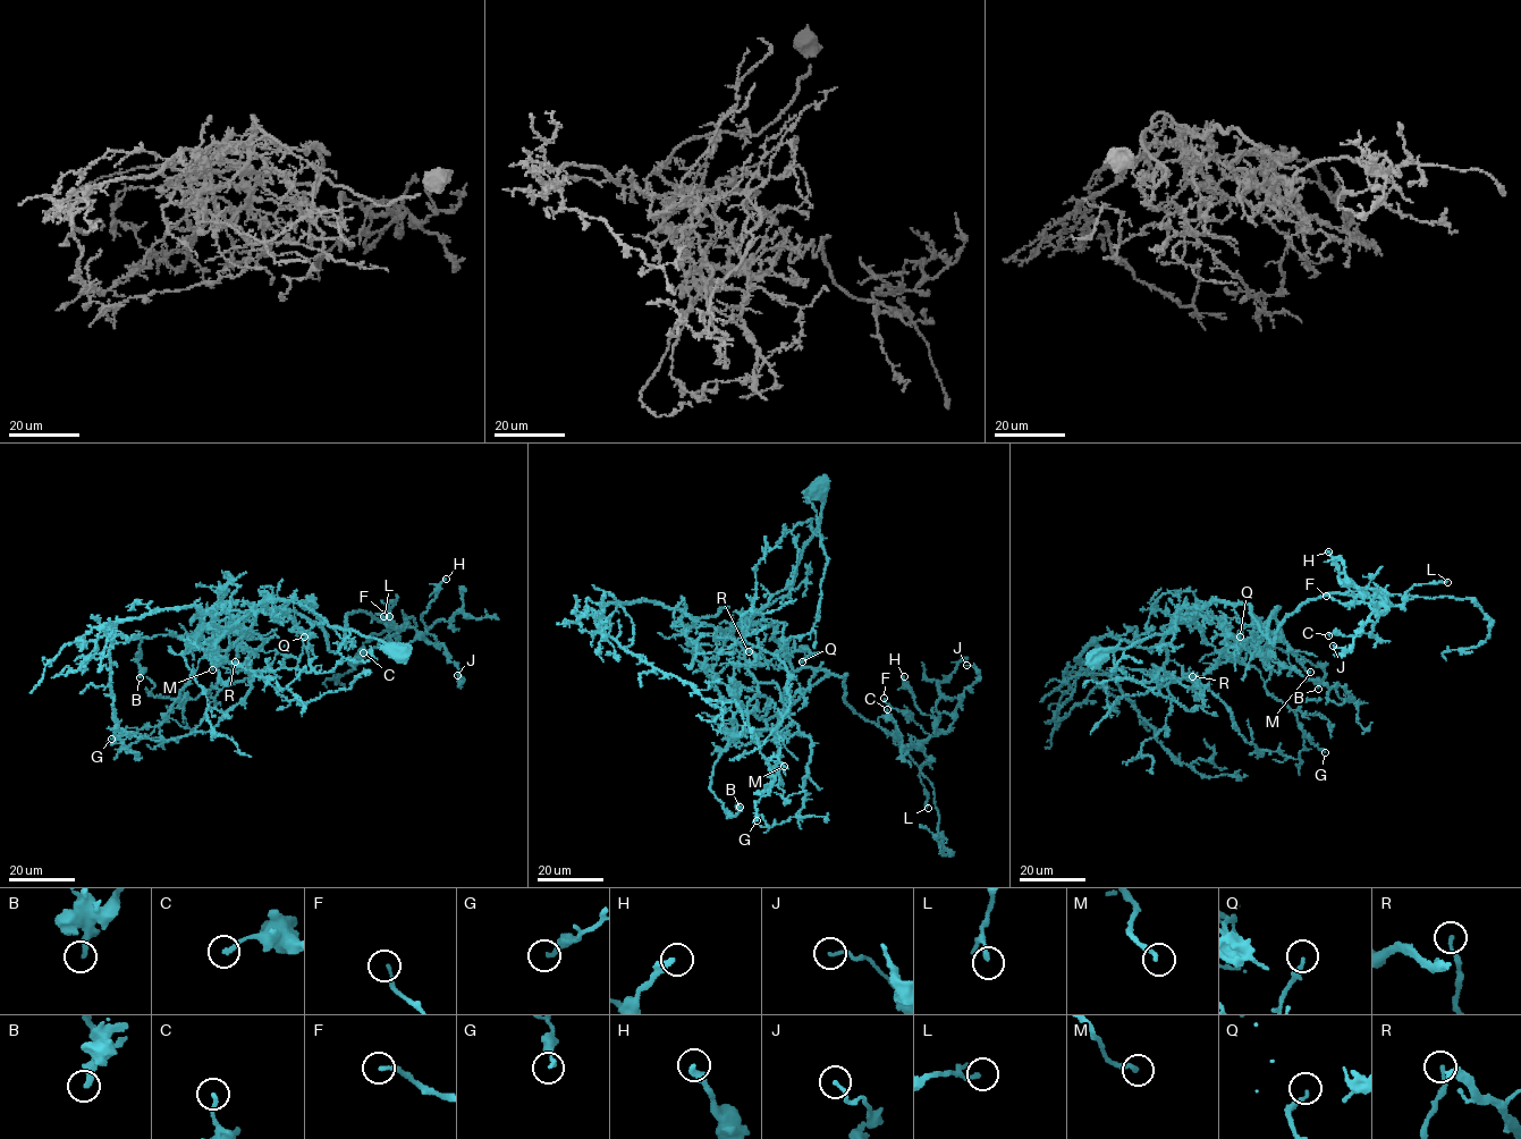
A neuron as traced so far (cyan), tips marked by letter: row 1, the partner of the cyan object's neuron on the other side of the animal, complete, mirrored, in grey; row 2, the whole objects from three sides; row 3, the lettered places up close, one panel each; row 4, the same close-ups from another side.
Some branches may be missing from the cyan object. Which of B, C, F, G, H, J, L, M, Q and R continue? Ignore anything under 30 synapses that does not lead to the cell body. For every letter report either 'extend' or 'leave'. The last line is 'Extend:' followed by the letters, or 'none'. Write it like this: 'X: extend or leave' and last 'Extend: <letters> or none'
B: leave
C: leave
F: leave
G: leave
H: leave
J: leave
L: leave
M: extend
Q: leave
R: leave
Extend: M

